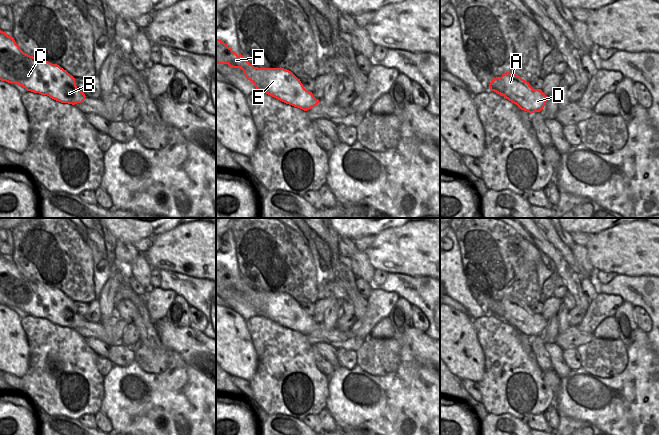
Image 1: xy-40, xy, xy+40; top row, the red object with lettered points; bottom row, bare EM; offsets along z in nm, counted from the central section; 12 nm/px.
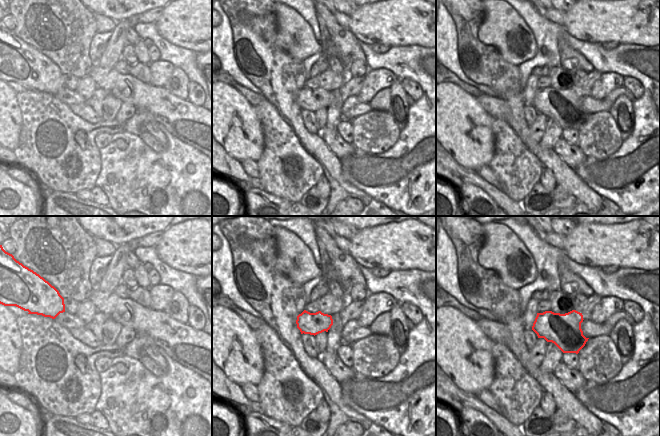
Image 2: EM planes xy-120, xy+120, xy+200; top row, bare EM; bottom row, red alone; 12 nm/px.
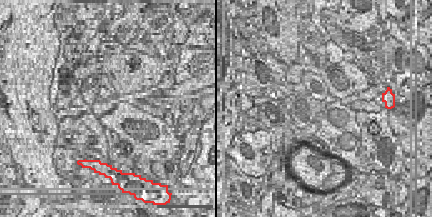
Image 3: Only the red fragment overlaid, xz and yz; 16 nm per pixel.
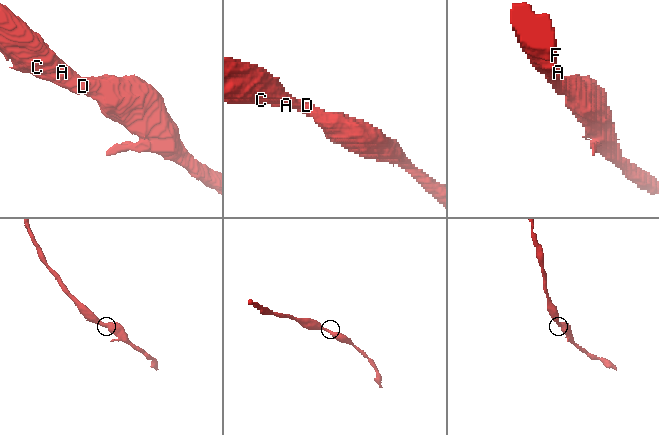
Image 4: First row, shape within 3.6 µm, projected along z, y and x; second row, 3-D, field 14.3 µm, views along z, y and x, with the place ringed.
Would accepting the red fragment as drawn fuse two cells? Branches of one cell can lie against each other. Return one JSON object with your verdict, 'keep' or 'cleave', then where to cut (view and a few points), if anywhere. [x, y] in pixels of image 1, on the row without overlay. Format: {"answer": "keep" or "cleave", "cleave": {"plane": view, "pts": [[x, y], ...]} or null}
{"answer": "keep", "cleave": null}

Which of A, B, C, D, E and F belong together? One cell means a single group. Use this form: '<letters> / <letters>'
A B C D E F

